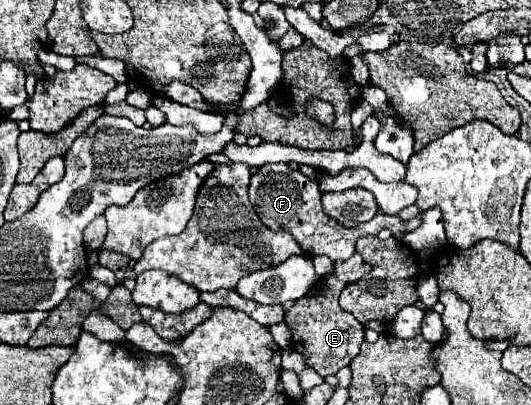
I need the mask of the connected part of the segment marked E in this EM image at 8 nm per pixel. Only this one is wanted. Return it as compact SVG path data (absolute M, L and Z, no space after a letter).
M354 252L352 258L336 262L334 272L328 278L320 280L308 292L310 296L296 300L294 306L286 312L284 322L292 330L292 348L302 352L308 366L312 366L322 378L326 378L328 374L336 374L340 368L348 366L352 358L360 352L360 344L364 342L364 326L350 312L344 312L340 308L338 298L348 284L358 282L366 272L370 272L370 268L372 266L366 264L358 252Z

